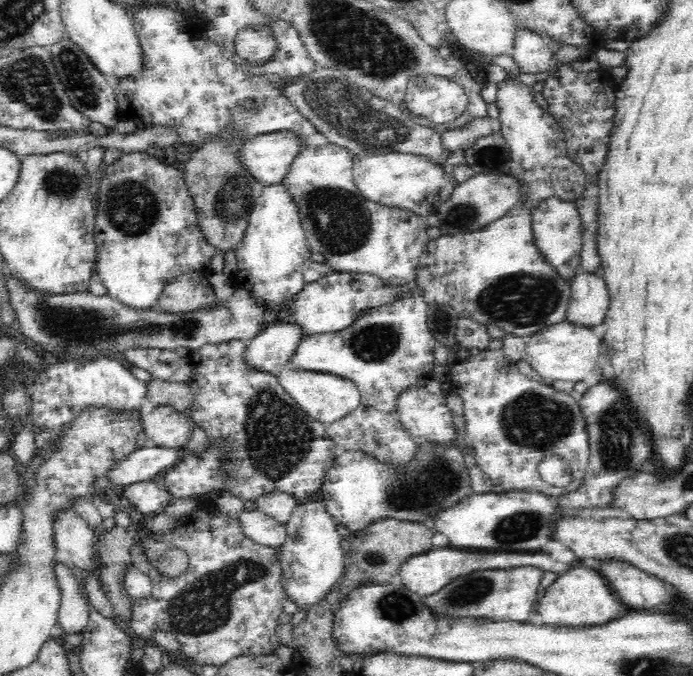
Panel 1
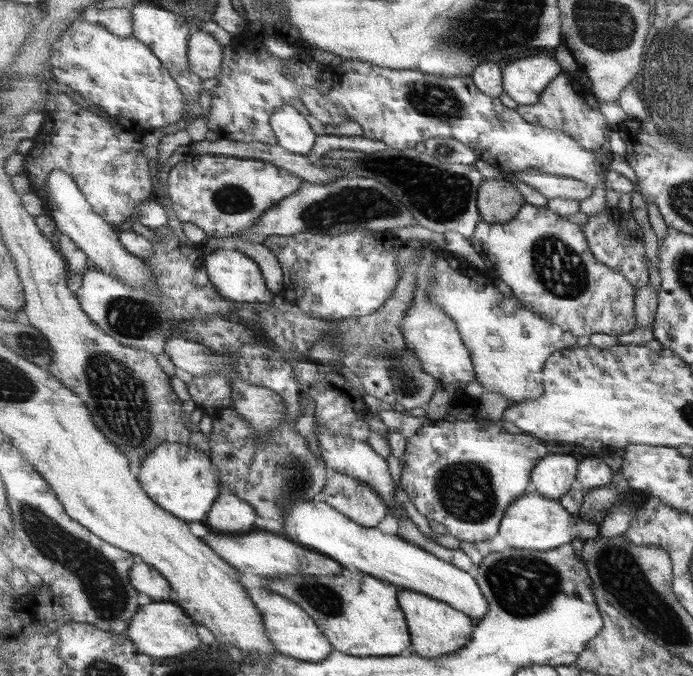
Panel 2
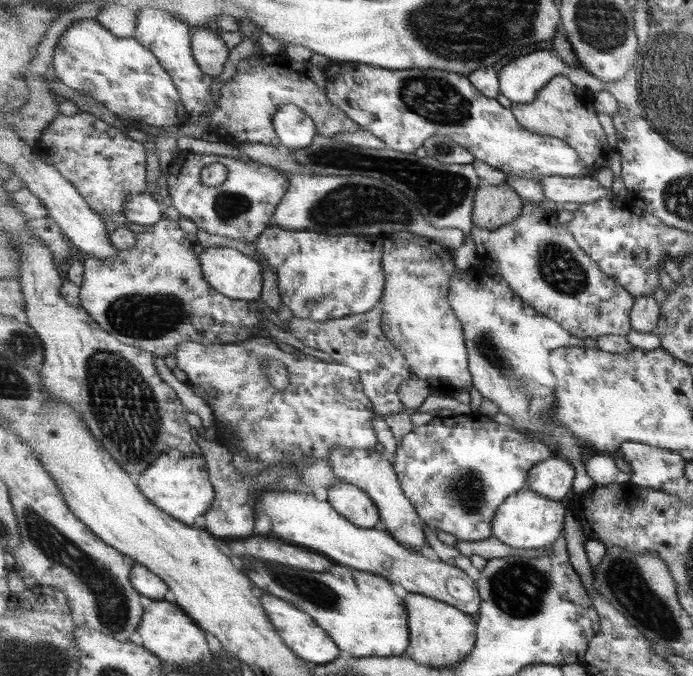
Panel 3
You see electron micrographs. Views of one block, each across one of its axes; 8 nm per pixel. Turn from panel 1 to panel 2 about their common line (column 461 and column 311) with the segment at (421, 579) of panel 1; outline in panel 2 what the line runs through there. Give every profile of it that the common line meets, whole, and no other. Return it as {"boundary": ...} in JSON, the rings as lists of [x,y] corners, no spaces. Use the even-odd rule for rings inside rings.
{"boundary":[[[203,521],[189,524],[193,532],[205,540],[223,560],[227,560],[240,573],[256,574],[261,578],[277,580],[279,576],[291,574],[309,574],[311,576],[339,576],[343,572],[343,565],[325,554],[319,554],[305,545],[293,542],[285,536],[273,532],[251,532],[251,534],[221,534],[205,526]]]}

